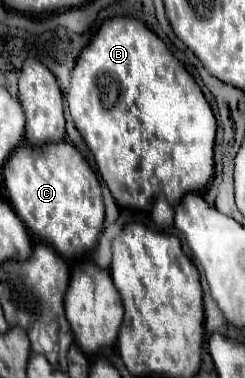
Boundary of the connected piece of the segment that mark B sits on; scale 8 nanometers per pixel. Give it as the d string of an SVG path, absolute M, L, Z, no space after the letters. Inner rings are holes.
M114 17L106 21L92 43L82 49L70 77L68 111L96 159L100 177L122 207L150 209L160 191L170 205L178 205L182 195L204 189L214 175L216 119L212 107L166 43L138 19Z

